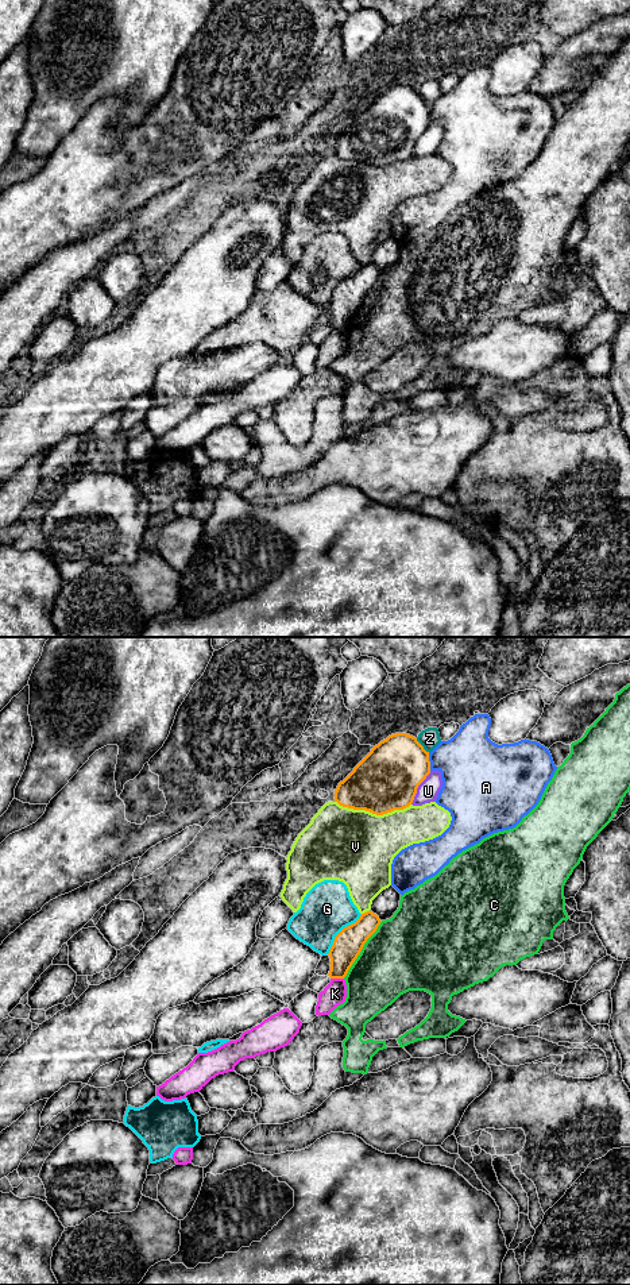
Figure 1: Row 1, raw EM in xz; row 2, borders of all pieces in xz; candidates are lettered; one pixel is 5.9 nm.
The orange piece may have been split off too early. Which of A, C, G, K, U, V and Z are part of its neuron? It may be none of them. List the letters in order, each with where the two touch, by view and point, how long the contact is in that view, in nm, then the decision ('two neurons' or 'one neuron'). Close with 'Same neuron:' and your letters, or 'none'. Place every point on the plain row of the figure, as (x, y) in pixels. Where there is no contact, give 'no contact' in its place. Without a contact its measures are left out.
A: xz (429, 115) | 110 nm | two neurons
C: xz (362, 300) | 420 nm | two neurons
G: xz (340, 284) | 320 nm | two neurons
K: xz (337, 330) | 80 nm | two neurons
U: xz (417, 139) | 220 nm | two neurons
V: xz (373, 165) | 460 nm | two neurons
Z: xz (422, 99) | 120 nm | two neurons
Same neuron: none

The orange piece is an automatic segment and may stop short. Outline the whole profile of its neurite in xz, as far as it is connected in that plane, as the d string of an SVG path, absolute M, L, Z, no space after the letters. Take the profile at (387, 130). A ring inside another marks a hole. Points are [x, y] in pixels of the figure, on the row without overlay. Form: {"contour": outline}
{"contour": "M395 85L375 97L353 123L339 135L335 143L335 154L343 159L366 162L376 167L403 162L413 155L418 138L429 126L429 104L416 89Z"}

